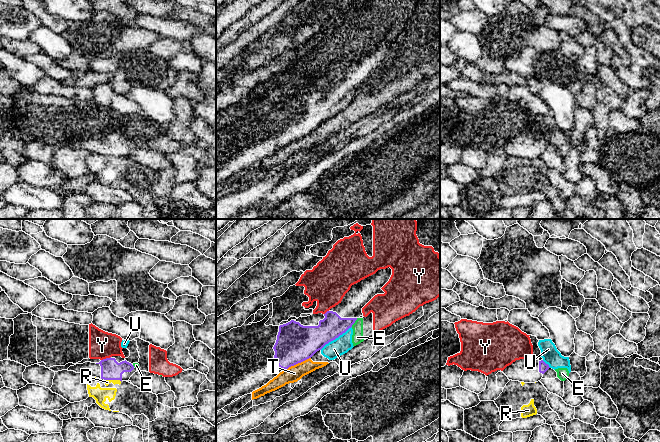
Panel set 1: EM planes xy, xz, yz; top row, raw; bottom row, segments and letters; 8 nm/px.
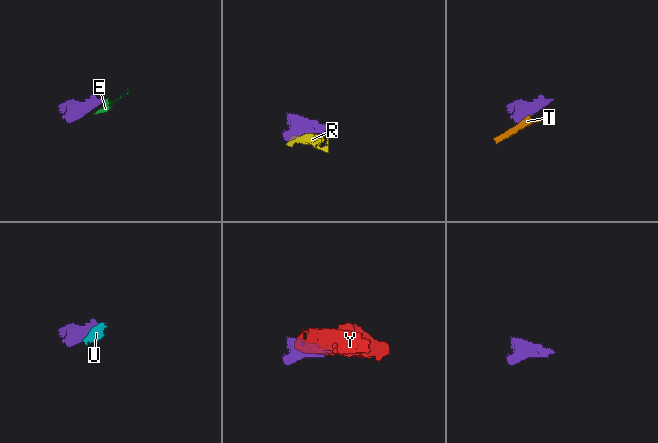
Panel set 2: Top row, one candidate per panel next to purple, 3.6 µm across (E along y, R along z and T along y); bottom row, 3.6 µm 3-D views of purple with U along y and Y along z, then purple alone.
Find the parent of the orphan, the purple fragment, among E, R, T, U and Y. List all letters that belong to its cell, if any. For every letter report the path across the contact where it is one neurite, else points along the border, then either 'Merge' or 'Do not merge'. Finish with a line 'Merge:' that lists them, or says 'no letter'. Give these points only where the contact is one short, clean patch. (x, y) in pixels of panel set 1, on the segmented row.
E: Boundary: xz (357, 318), (351, 326). Do not merge
R: Do not merge
T: Boundary: xz (310, 357), (284, 370). Do not merge
U: Boundary: xz (351, 326), (320, 349). Do not merge
Y: Boundary: xy (110, 356), (101, 360). Do not merge
Merge: no letter

